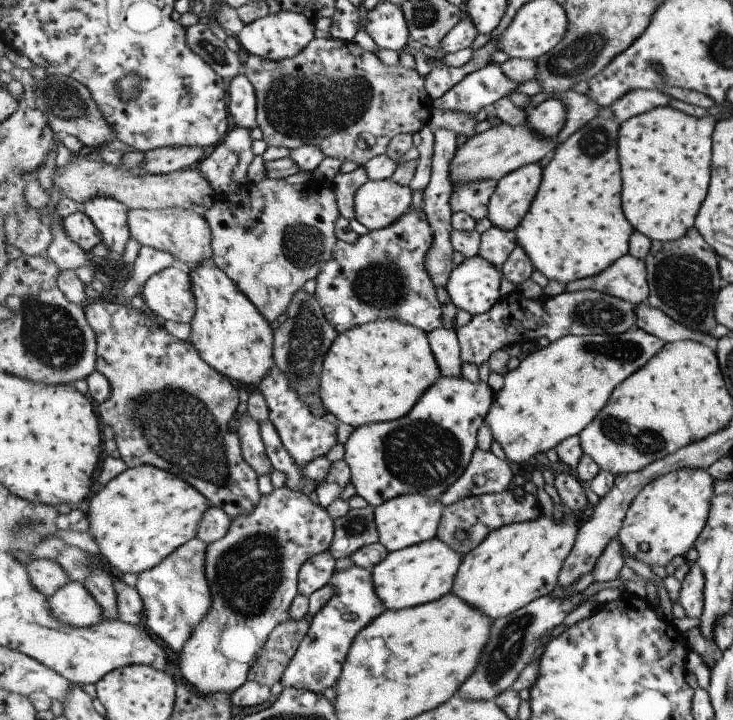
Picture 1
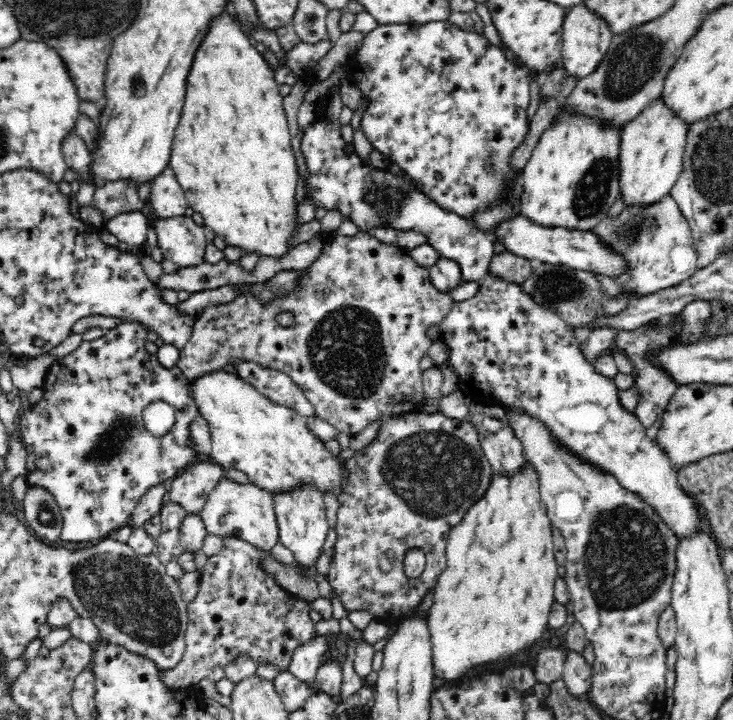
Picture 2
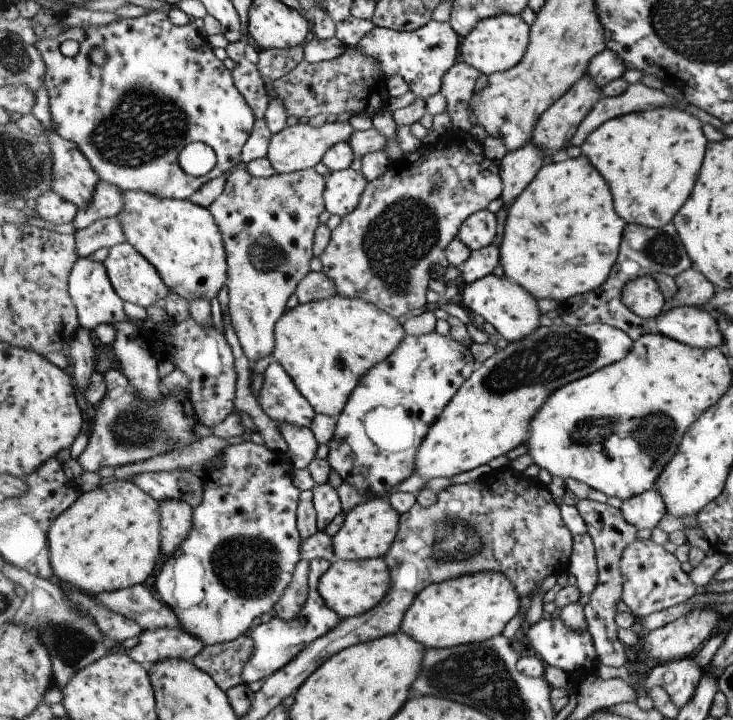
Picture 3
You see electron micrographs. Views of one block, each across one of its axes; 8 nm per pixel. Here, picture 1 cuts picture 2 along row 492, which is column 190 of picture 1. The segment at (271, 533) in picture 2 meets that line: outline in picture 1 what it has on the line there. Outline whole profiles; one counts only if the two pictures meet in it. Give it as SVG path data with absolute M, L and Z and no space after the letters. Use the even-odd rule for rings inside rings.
M131 209L128 214L130 230L134 239L142 245L152 246L168 253L179 260L187 270L198 269L214 255L212 247L212 227L204 215L193 210L178 209Z

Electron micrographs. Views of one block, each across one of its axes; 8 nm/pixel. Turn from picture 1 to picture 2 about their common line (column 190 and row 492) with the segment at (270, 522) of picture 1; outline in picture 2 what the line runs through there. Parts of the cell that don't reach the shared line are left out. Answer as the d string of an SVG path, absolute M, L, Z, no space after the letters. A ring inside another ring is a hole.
M491 274L481 280L476 296L455 302L451 314L440 326L440 337L449 349L449 362L457 373L458 390L474 403L514 405L540 418L550 431L594 465L614 474L628 490L637 491L658 511L681 539L698 529L701 517L694 499L685 494L677 481L677 473L663 450L649 438L646 429L632 412L622 408L618 387L613 380L598 374L592 363L580 353L575 332L551 309L535 304L520 285L506 283Z

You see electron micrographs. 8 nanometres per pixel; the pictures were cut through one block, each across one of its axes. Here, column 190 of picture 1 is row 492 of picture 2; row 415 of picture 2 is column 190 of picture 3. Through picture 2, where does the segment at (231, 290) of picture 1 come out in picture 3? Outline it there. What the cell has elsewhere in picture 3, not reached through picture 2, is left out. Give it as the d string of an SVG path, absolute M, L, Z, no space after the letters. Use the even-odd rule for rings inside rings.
M125 191L125 210L118 216L127 241L156 266L168 289L185 298L187 302L201 298L213 302L223 285L228 284L228 251L225 250L224 235L208 208L197 206L197 203L189 199L157 198L157 195L147 192Z

